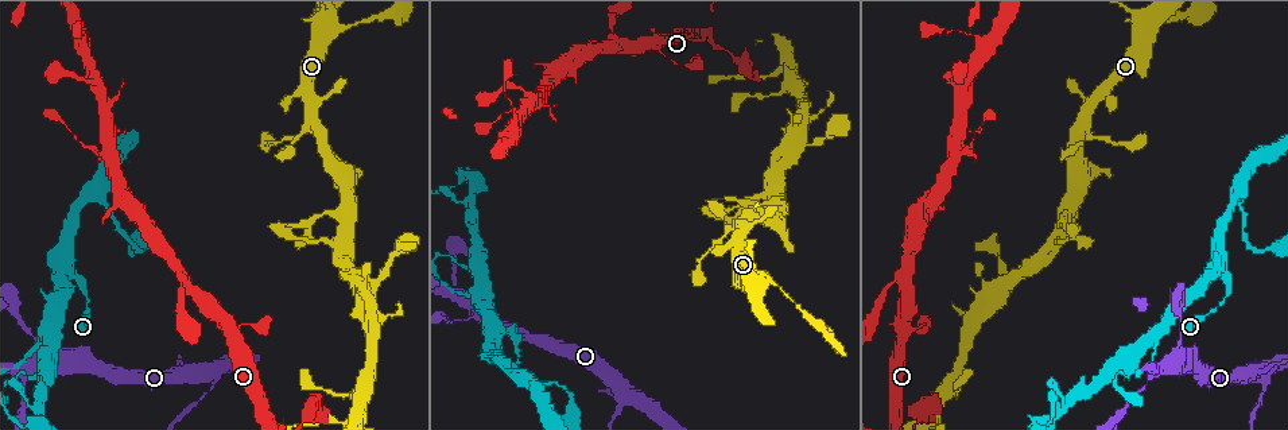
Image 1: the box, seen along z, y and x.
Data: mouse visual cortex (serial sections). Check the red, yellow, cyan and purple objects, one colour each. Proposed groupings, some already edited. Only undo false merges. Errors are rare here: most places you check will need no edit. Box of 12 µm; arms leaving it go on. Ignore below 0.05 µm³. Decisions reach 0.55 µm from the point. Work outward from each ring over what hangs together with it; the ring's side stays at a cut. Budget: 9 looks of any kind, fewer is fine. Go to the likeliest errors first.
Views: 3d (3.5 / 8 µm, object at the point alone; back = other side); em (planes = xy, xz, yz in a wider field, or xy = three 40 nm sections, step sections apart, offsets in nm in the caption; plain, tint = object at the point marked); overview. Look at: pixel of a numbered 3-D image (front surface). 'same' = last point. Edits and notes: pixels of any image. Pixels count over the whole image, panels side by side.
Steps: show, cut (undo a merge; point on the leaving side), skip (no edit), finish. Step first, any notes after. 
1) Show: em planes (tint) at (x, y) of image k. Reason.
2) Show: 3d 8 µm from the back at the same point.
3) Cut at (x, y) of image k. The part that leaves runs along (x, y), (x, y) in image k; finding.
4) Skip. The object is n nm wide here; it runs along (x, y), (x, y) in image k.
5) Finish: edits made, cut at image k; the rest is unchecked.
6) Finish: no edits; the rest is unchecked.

Show: 3d 8 µm at (1134, 368) of image 1. Sudden change in width.

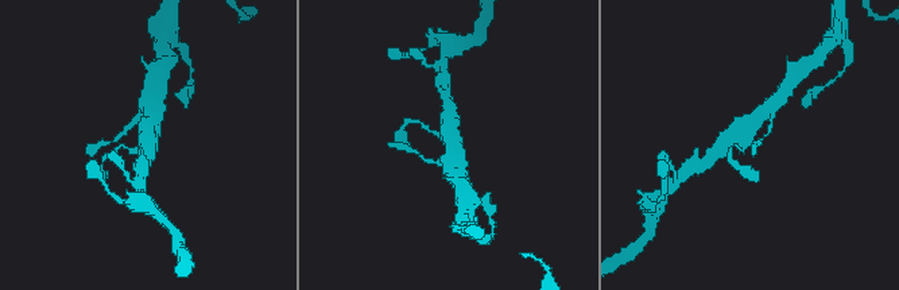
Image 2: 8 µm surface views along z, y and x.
Show: 3d 3.5 µm at (745, 142) of image 2.

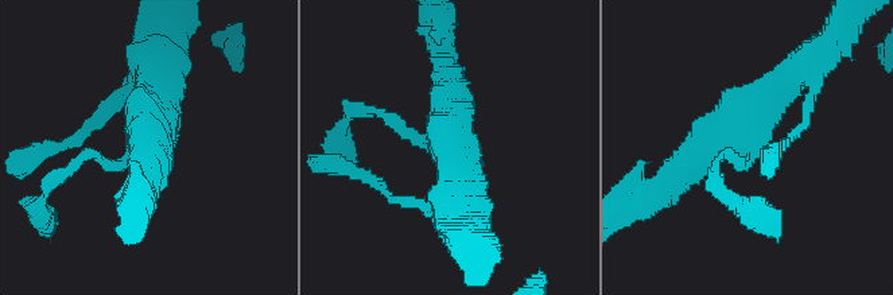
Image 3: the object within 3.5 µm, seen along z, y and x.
Show: em xy step 2 (tint) at (754, 148) of image 3. 3 arms meet here; the arms are 150, 350, 400 nm wide; now the EM.

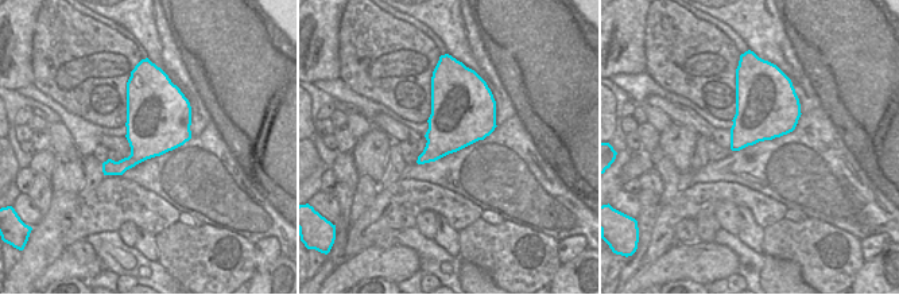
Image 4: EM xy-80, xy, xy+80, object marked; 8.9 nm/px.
Skip. It runs along (803, 69), (668, 185) in image 3; continuous, no second cell.

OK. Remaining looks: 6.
Show: 3d 3.5 µm from the back at (1261, 377) of image 1. Four arms meet.

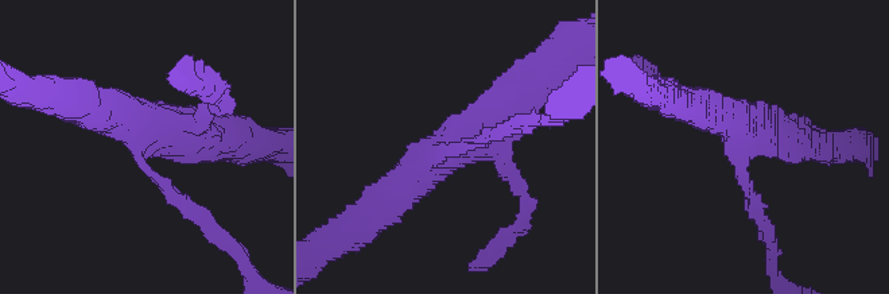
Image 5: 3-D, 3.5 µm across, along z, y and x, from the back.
Show: em xy step 2 (tint) at (142, 134) of image 5.

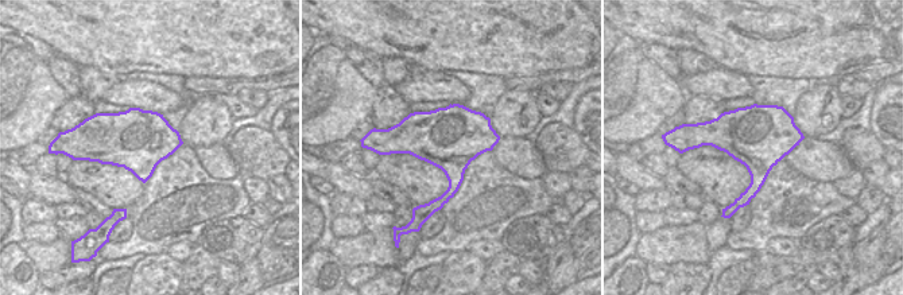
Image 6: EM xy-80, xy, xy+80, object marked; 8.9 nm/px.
Skip. The object is 550 nm wide here; it runs along (519, 101), (449, 142), (383, 205) in image 5; continuous, no second cell.

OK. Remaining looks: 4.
Show: 3d 8 µm at (951, 155) of image 1. Thick turns thin.

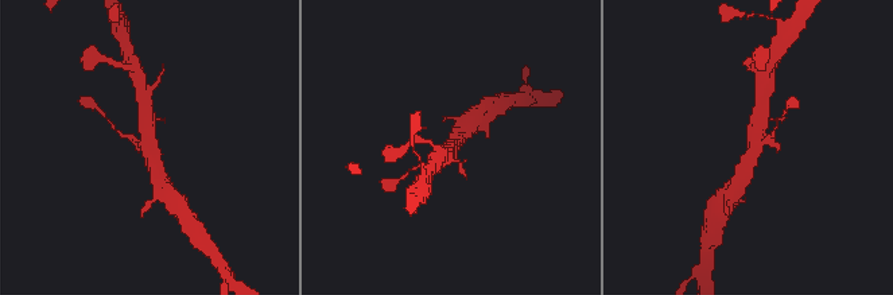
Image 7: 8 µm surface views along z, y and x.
Show: 3d 3.5 µm at (147, 143) of image 7. Zoom in.

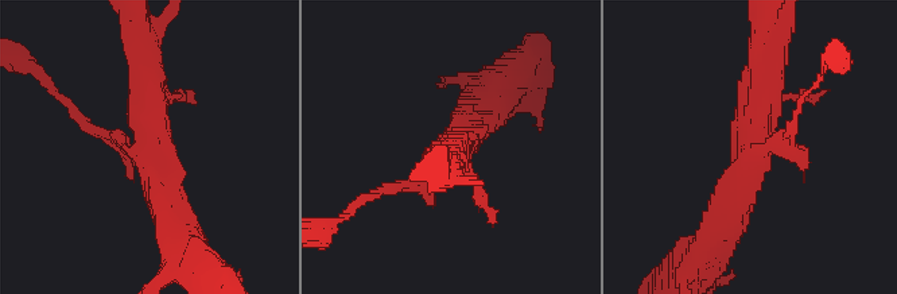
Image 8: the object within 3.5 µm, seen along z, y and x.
Show: em planes (tint) at (753, 157) of image 8.

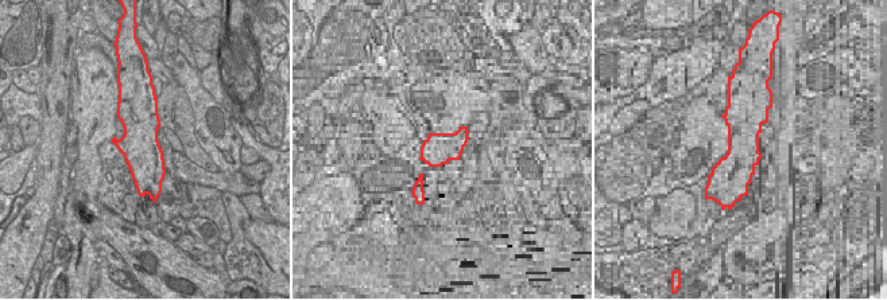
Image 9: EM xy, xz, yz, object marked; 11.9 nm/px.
Skip. It runs along (718, 233), (753, 163), (767, 64) in image 8; one cell here.

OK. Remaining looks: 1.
Finish: no edits; the rest is unchecked.

